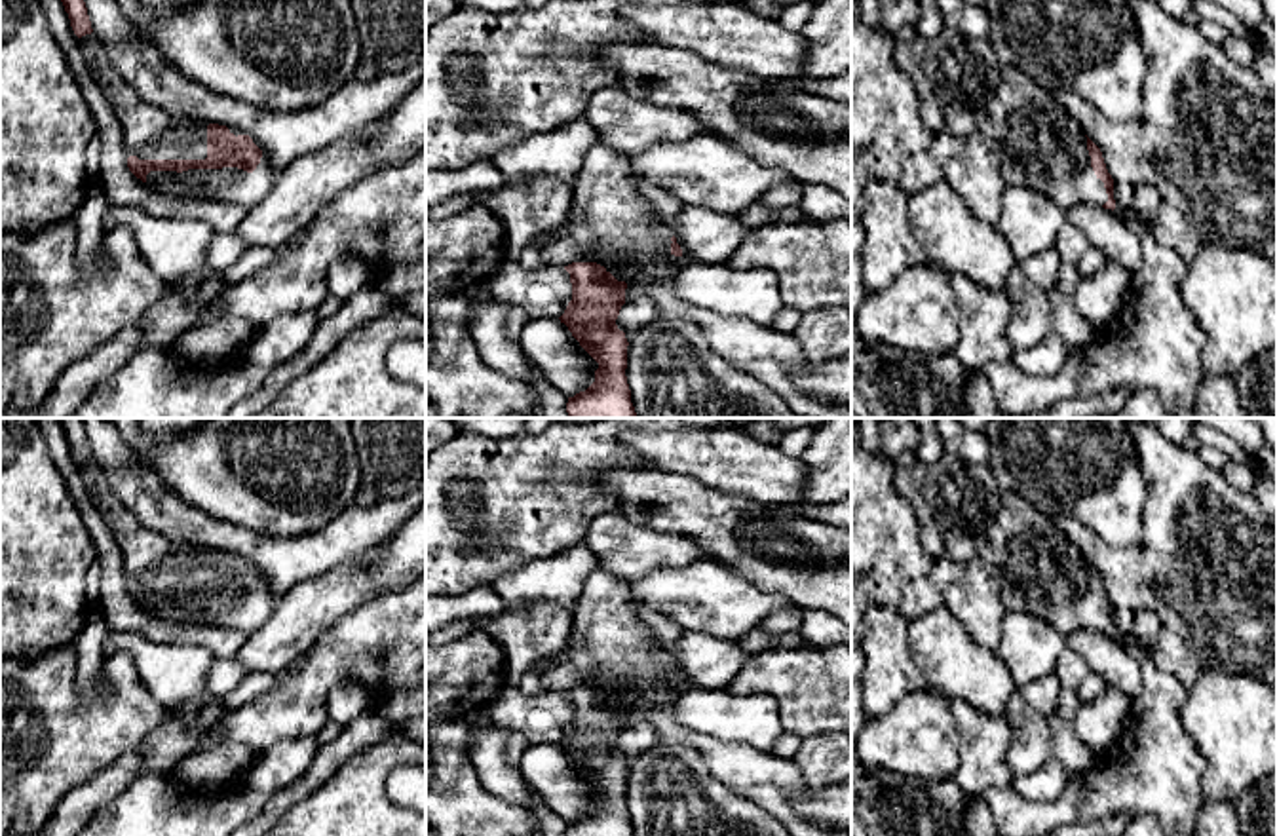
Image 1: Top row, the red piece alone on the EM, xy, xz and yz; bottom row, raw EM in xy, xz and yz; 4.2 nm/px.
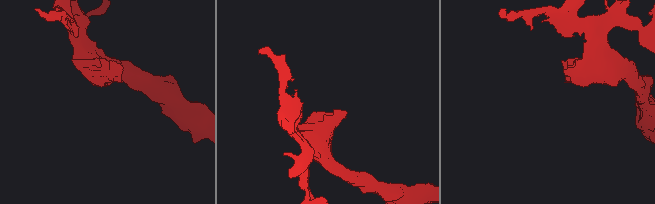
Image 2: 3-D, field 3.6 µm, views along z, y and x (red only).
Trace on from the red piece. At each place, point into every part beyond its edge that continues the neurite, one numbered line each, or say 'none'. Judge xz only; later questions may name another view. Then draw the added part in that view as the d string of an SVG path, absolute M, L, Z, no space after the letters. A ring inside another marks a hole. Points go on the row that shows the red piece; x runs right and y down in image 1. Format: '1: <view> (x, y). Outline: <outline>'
none

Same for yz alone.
1: yz (1040, 145). Outline: M1001 65L994 97L986 103L981 135L1000 158L1003 179L1049 196L1064 213L1074 205L1104 205L1104 182L1091 167L1087 137L1076 118L1024 72Z

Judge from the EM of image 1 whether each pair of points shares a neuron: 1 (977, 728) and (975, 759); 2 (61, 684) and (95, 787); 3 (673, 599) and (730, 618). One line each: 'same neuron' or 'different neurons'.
1: same neuron
2: different neurons
3: same neuron

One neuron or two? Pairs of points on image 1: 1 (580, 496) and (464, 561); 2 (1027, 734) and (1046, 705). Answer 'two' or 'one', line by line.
1: one
2: two

